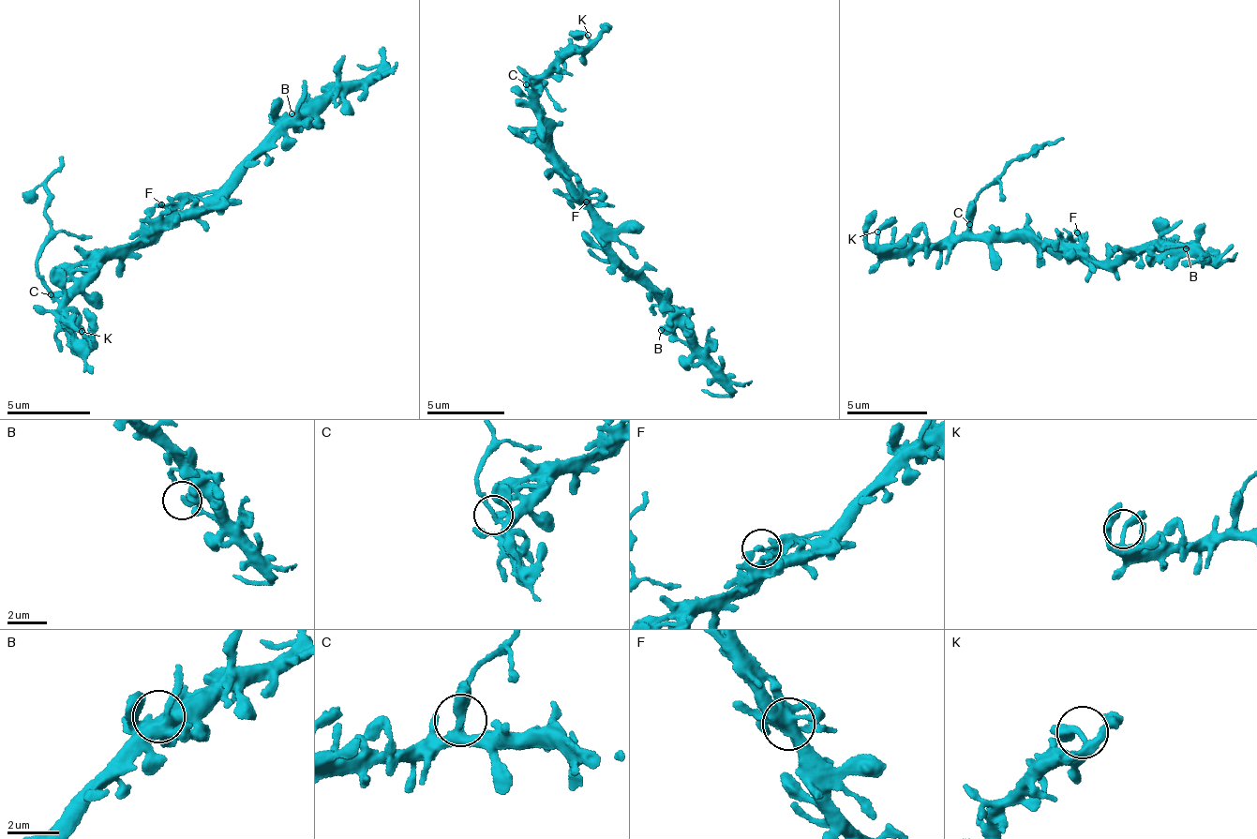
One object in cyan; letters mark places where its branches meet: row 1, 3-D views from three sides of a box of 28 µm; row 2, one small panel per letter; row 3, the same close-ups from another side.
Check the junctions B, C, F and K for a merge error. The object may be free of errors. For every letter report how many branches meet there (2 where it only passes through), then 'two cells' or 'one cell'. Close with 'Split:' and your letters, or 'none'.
B: 2 | one cell
C: 3 | two cells
F: 2 | one cell
K: 3 | one cell
Split: C

